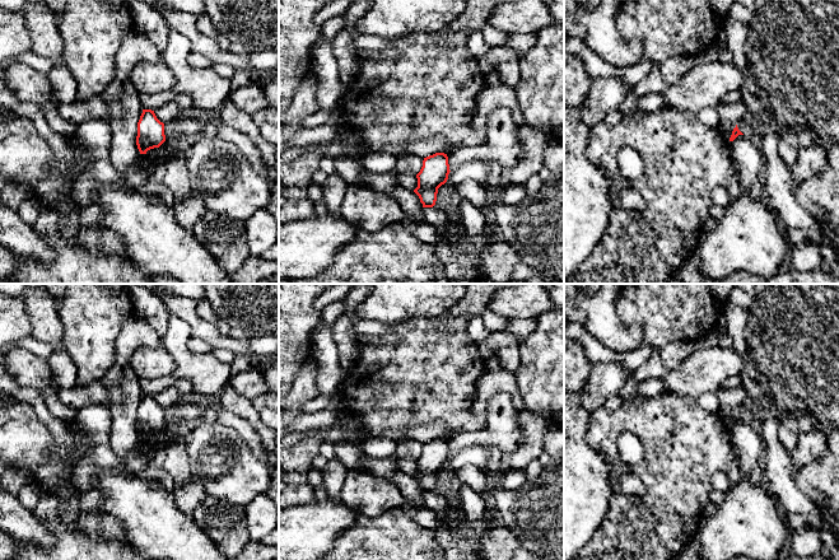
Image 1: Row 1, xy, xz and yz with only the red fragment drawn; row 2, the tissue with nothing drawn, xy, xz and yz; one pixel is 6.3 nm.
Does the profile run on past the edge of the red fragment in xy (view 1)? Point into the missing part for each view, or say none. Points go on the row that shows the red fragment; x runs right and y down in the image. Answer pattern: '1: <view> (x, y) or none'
1: none

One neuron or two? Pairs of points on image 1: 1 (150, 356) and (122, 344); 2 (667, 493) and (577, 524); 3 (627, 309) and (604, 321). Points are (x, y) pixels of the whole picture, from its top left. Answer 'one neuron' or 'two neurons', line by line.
1: two neurons
2: two neurons
3: two neurons

